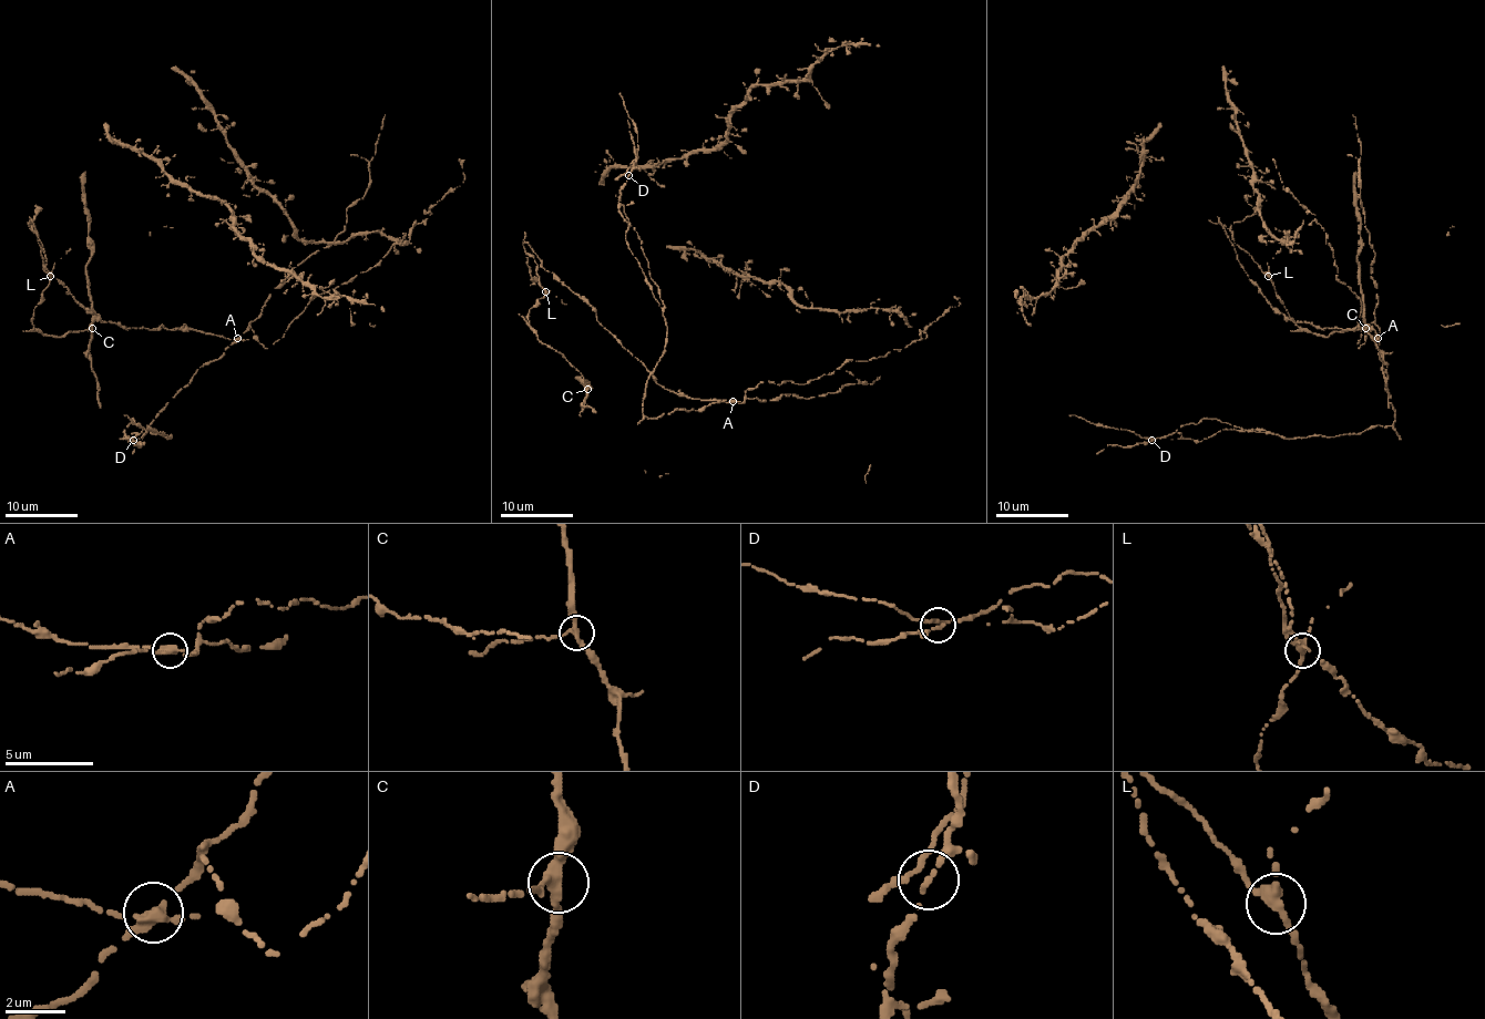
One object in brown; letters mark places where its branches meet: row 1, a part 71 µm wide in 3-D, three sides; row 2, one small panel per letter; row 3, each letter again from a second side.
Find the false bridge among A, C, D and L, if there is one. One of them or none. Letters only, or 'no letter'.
A

